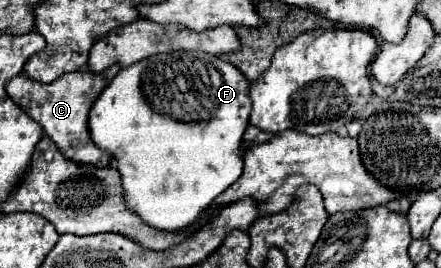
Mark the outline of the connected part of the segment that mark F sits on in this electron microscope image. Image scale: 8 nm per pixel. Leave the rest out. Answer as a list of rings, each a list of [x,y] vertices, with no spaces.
[[[167,52],[167,54],[157,54],[157,56],[147,58],[147,60],[141,60],[141,62],[133,64],[133,66],[129,66],[129,68],[123,68],[107,84],[107,88],[99,94],[97,102],[93,104],[93,108],[89,112],[89,132],[91,132],[93,142],[115,158],[117,170],[119,170],[121,180],[123,180],[127,206],[131,210],[135,210],[149,226],[153,226],[157,230],[171,232],[171,230],[183,230],[183,228],[191,226],[197,218],[201,218],[201,214],[211,206],[211,202],[219,194],[223,194],[233,182],[239,180],[239,176],[243,172],[241,144],[243,144],[243,134],[245,134],[245,130],[249,126],[249,114],[251,114],[249,80],[233,64],[221,60],[219,56],[205,54],[205,52]]]

